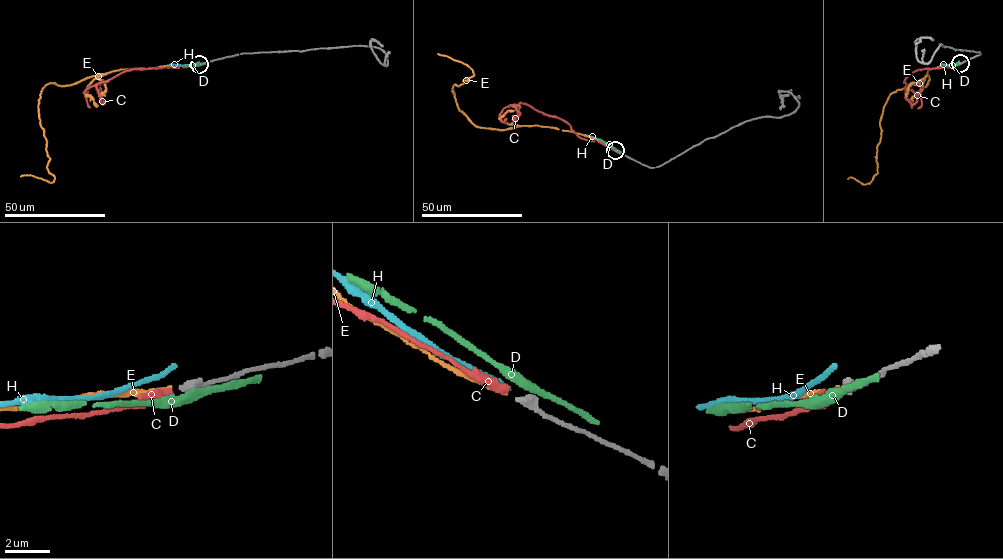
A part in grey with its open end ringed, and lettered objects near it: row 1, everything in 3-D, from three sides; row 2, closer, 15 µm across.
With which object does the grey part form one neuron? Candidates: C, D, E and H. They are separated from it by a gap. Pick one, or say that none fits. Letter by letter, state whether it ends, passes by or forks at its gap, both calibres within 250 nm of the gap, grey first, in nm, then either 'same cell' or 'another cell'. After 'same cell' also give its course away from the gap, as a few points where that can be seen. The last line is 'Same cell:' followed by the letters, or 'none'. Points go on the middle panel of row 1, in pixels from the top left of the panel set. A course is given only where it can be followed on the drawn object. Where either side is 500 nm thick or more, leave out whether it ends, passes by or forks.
C: it ends | 400/400 nm | another cell
D: it passes by | 400/360 nm | another cell
E: it ends | 400/240 nm | same cell | via (614, 150), (593, 138), (537, 125), (504, 130), (475, 125), (459, 109), (452, 88), (474, 73), (437, 53)
H: it ends | 400/220 nm | another cell
Same cell: E

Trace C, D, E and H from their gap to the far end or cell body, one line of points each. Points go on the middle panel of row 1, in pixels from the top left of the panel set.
C: (614, 150), (580, 138), (567, 123), (525, 104), (511, 104), (519, 113), (515, 122)
D: (615, 150), (599, 139)
E: (614, 150), (593, 138), (537, 125), (504, 130), (475, 125), (459, 109), (452, 88), (474, 73), (437, 53)
H: (614, 150), (584, 134)

